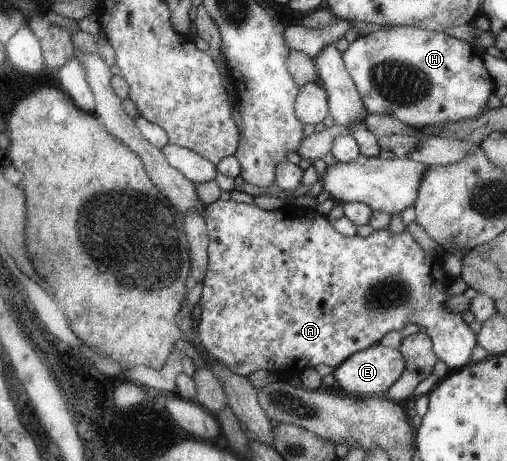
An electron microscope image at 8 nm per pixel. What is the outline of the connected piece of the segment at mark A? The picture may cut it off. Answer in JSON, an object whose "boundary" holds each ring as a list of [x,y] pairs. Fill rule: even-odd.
{"boundary":[[[219,198],[213,203],[205,205],[205,219],[209,227],[209,264],[200,300],[202,312],[200,312],[200,322],[197,324],[199,341],[216,360],[230,367],[232,372],[248,377],[252,372],[264,369],[288,380],[293,375],[300,375],[305,368],[314,368],[318,364],[327,364],[330,368],[336,368],[340,363],[344,363],[350,355],[377,345],[385,334],[394,332],[394,330],[400,332],[407,324],[417,324],[424,330],[431,338],[437,360],[445,362],[450,372],[459,371],[469,366],[477,336],[468,327],[468,323],[464,321],[461,313],[447,308],[451,297],[449,284],[452,279],[449,273],[445,271],[439,256],[426,254],[407,228],[399,233],[393,233],[389,228],[383,228],[373,230],[368,237],[360,237],[357,234],[345,237],[333,227],[326,216],[308,207],[298,207],[290,204],[283,205],[273,211],[266,211],[254,203],[239,203],[232,199],[224,201]]]}

